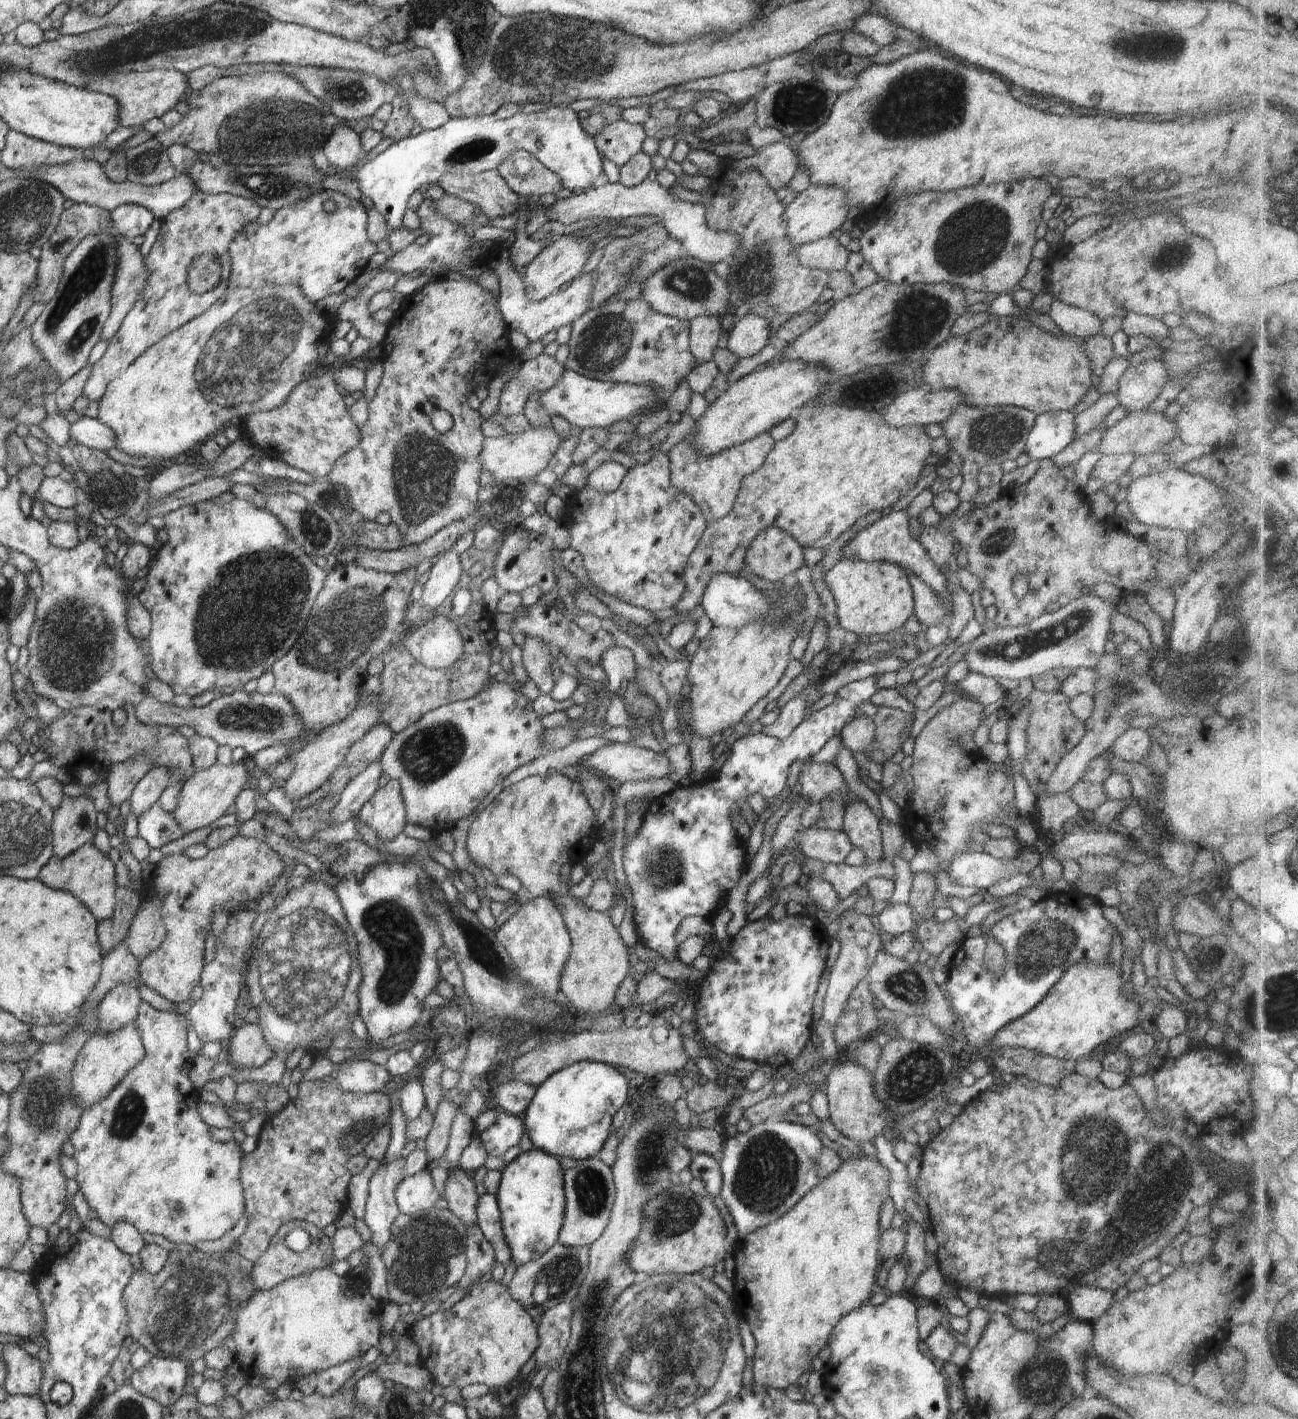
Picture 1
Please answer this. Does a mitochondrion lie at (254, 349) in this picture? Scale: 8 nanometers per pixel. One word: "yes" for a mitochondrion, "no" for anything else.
yes

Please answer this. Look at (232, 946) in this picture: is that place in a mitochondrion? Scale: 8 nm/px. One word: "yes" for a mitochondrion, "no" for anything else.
yes

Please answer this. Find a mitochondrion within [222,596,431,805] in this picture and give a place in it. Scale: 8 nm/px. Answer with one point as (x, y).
(358, 756)

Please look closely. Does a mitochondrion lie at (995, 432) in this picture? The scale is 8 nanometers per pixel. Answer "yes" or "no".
yes

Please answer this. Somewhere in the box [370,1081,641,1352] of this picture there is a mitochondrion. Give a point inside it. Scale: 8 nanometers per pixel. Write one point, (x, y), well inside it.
(426, 1251)

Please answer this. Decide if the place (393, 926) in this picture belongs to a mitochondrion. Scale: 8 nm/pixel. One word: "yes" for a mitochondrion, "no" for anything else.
yes

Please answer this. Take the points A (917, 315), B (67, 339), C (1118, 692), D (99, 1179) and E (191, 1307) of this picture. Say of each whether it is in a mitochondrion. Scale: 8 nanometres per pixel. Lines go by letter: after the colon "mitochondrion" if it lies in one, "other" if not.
A: mitochondrion
B: mitochondrion
C: mitochondrion
D: other
E: mitochondrion

